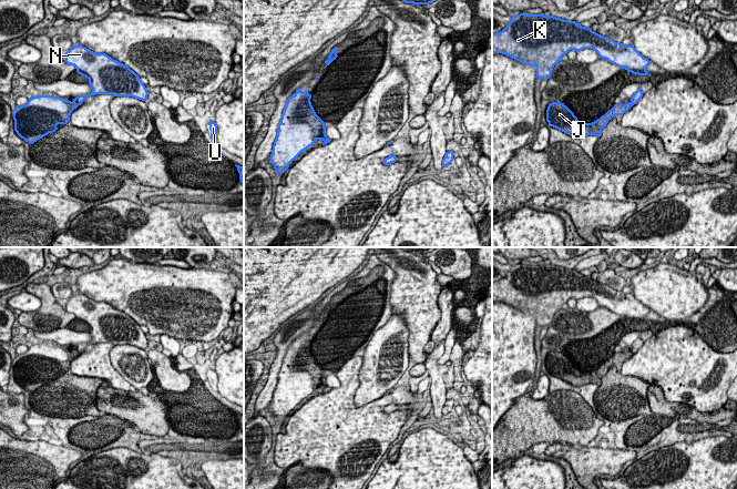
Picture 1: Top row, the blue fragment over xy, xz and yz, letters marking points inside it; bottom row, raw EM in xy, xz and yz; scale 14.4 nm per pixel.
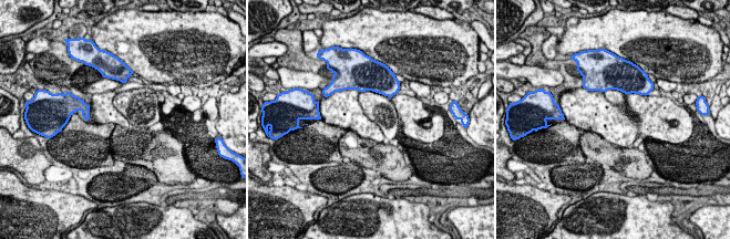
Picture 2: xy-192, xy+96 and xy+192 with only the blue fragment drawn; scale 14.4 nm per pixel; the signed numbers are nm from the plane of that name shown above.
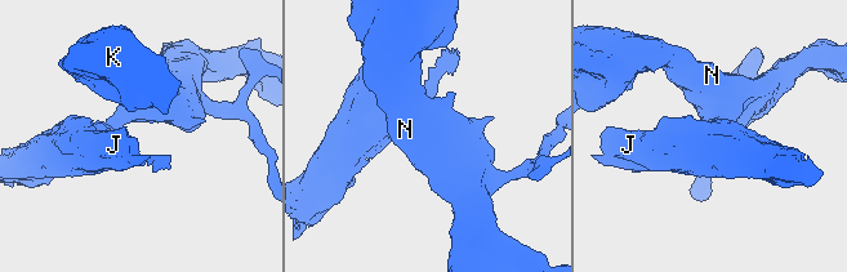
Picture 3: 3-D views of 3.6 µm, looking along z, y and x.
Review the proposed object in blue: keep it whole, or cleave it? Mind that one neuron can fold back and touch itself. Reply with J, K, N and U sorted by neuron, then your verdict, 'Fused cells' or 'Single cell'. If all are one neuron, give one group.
Groups: J / K N U. Fused cells

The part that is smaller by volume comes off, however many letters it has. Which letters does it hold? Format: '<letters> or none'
J

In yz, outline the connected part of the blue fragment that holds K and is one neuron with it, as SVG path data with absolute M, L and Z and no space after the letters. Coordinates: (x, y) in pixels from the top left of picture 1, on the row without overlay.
M520 262L512 264L511 269L502 279L492 283L492 303L502 302L524 314L535 315L535 323L539 327L549 327L554 314L562 309L562 305L567 303L570 298L579 300L583 297L595 298L598 306L605 307L633 323L649 324L646 316L652 309L643 305L633 293L625 294L615 291L575 269L553 264Z

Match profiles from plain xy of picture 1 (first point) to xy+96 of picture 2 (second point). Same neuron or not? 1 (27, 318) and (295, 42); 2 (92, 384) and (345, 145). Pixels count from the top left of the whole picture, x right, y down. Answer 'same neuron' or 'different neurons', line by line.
1: same neuron
2: different neurons

